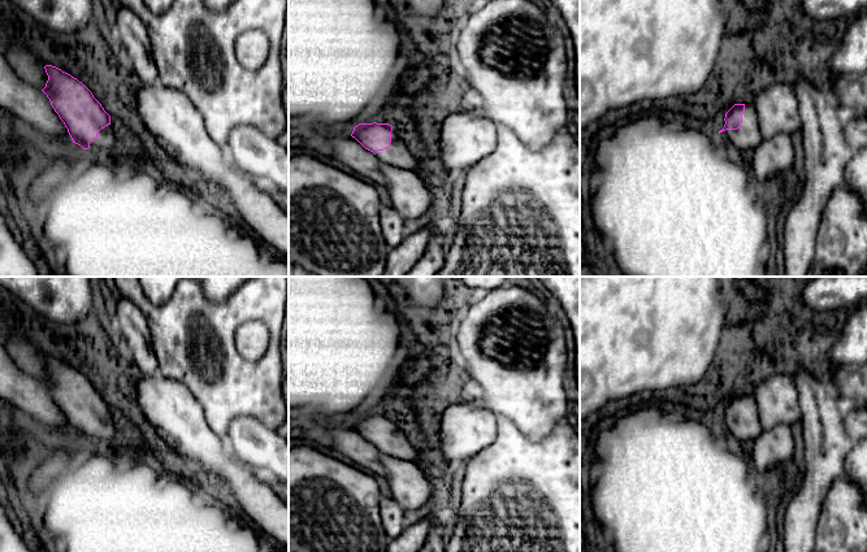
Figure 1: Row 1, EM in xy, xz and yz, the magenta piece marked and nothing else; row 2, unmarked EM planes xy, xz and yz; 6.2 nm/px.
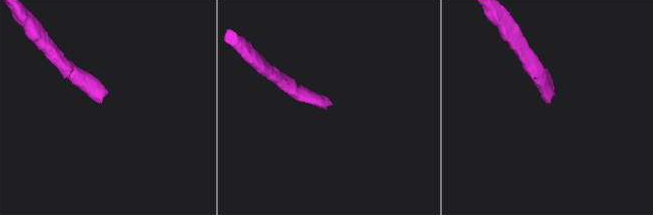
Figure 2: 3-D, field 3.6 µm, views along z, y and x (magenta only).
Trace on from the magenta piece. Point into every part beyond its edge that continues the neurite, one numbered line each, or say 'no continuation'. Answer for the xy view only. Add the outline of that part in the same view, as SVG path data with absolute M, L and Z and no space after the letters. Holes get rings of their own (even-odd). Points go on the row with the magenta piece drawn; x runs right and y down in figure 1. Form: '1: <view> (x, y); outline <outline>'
1: xy (105, 142); outline M112 125L105 126L97 132L97 138L90 142L90 151L97 152L99 155L108 156L109 152L116 147L117 139L114 136Z

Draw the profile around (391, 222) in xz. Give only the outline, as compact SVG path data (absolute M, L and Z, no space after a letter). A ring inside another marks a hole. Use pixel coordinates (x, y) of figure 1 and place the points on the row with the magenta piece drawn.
M391 207L380 209L382 235L390 248L396 248L406 238L404 218Z

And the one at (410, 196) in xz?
M383 162L380 168L389 191L390 207L404 220L419 218L429 210L432 194L424 173L398 169Z

